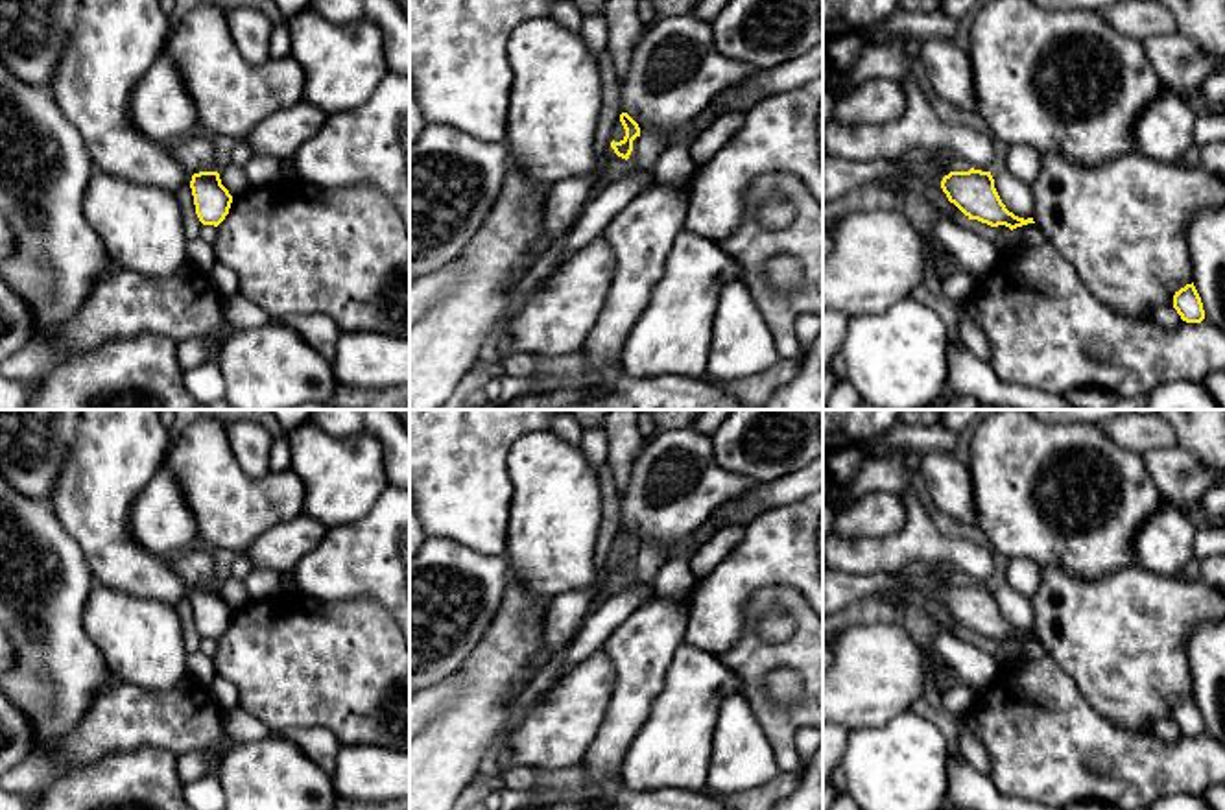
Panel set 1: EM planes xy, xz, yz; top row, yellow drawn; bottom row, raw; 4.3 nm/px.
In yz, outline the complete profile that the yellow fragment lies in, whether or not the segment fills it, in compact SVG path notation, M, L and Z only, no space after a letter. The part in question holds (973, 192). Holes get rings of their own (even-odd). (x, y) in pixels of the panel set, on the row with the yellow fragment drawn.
M970 168L969 172L950 172L943 177L941 188L948 201L954 203L969 220L978 220L991 227L1005 225L1011 231L1033 218L1018 218L1002 203L991 172Z

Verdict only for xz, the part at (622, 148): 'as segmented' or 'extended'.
as segmented

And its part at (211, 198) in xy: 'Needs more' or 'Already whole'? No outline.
Already whole

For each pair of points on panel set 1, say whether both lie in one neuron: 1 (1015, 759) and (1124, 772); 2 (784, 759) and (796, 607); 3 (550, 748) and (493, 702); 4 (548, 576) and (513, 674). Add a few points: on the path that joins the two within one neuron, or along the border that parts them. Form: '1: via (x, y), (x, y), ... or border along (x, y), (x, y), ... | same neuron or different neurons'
1: via (1043, 759), (1096, 761) | same neuron
2: via (790, 722), (803, 709), (803, 644) | same neuron
3: border along (513, 718), (491, 753) | different neurons
4: border along (510, 571), (528, 589), (550, 596) | different neurons

